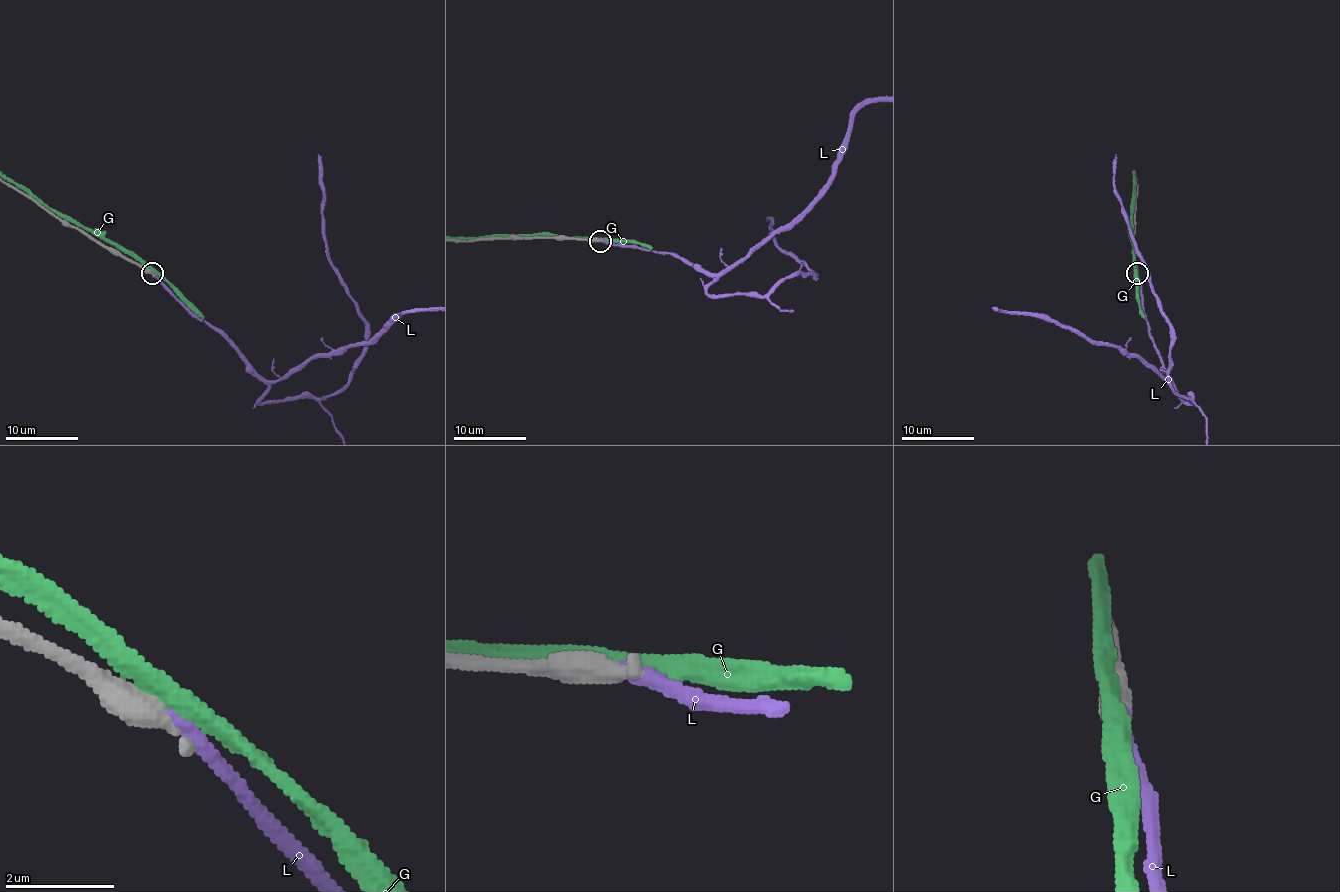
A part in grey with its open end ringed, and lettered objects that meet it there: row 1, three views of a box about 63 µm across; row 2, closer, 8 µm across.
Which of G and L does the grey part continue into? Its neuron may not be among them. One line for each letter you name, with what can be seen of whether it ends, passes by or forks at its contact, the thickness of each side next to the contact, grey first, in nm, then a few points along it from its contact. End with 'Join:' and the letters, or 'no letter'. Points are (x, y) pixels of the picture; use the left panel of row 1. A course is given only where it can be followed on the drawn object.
L: It ends there. Thickness 500 nm (grey) against 320 nm
Join: L

